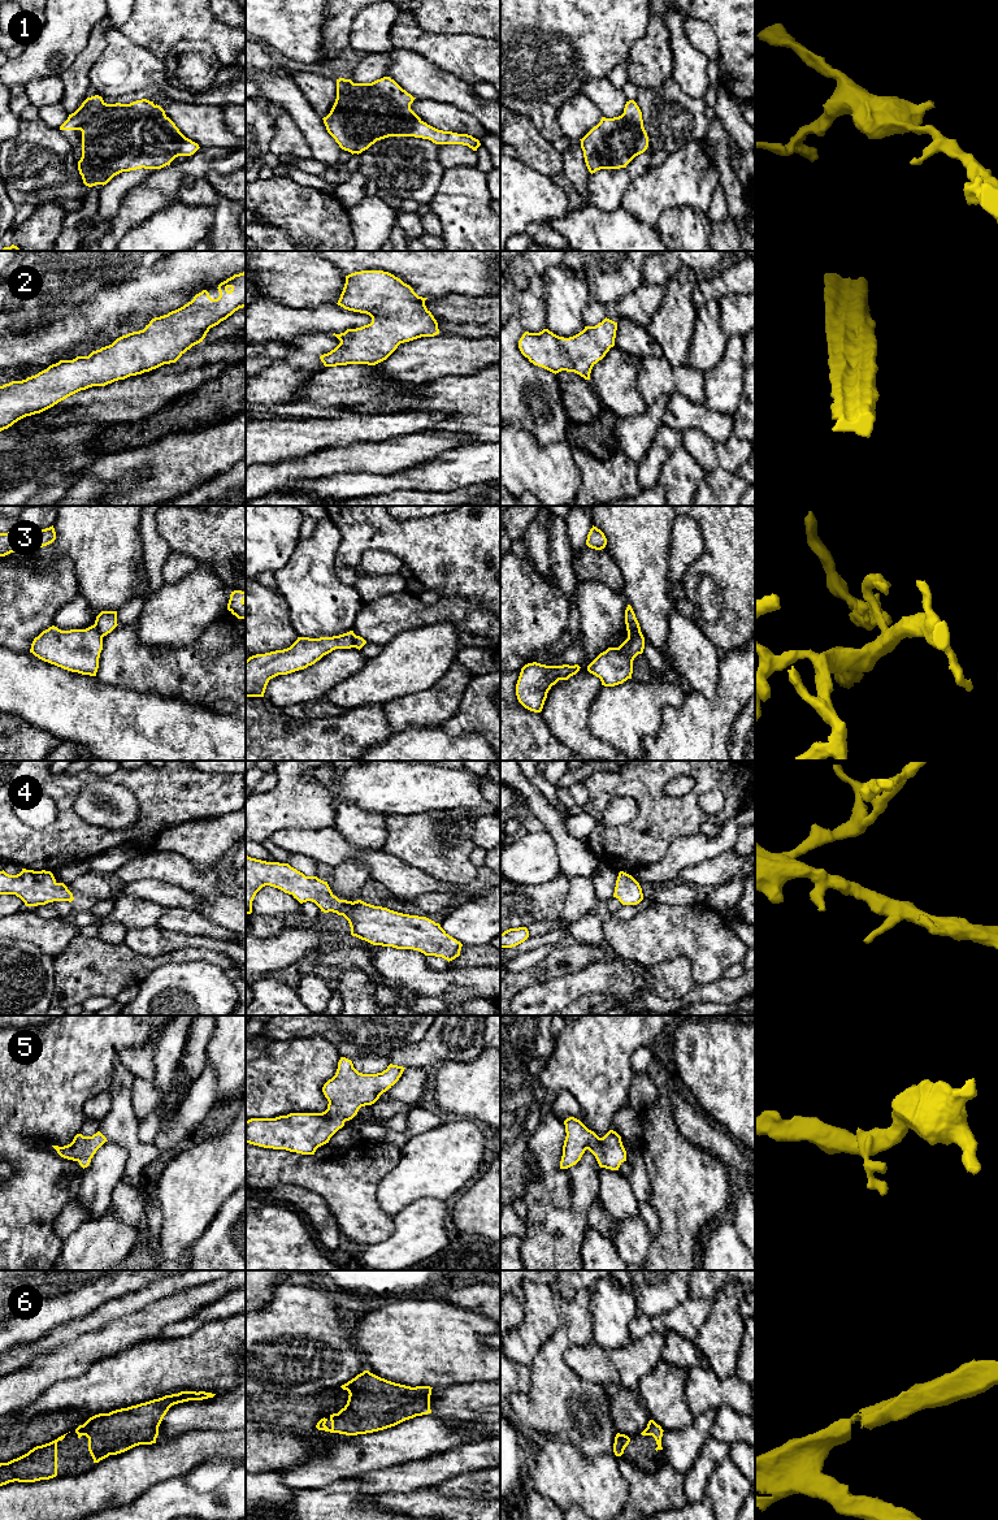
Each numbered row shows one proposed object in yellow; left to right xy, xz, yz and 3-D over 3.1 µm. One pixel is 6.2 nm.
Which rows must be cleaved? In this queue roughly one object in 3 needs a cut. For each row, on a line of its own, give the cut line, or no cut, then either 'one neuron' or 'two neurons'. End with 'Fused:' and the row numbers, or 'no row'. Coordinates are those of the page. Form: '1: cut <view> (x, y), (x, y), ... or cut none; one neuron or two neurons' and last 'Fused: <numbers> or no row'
1: cut none; one neuron
2: cut none; one neuron
3: cut yz (628, 629), (641, 633); two neurons
4: cut none; one neuron
5: cut none; one neuron
6: cut none; one neuron
Fused: 3

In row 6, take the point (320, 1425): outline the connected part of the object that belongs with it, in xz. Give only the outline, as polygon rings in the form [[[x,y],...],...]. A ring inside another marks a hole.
[[[364,1370],[340,1387],[350,1394],[347,1404],[338,1413],[330,1415],[330,1429],[324,1417],[316,1425],[318,1430],[346,1435],[366,1434],[431,1413],[430,1386],[411,1387]]]

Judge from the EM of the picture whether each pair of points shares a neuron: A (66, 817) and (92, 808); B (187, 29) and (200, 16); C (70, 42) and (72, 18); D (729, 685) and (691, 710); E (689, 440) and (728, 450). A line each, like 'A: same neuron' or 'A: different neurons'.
A: different neurons
B: same neuron
C: same neuron
D: same neuron
E: same neuron

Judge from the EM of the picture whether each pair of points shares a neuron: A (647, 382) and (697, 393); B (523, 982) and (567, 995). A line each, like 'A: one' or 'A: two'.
A: one
B: two

